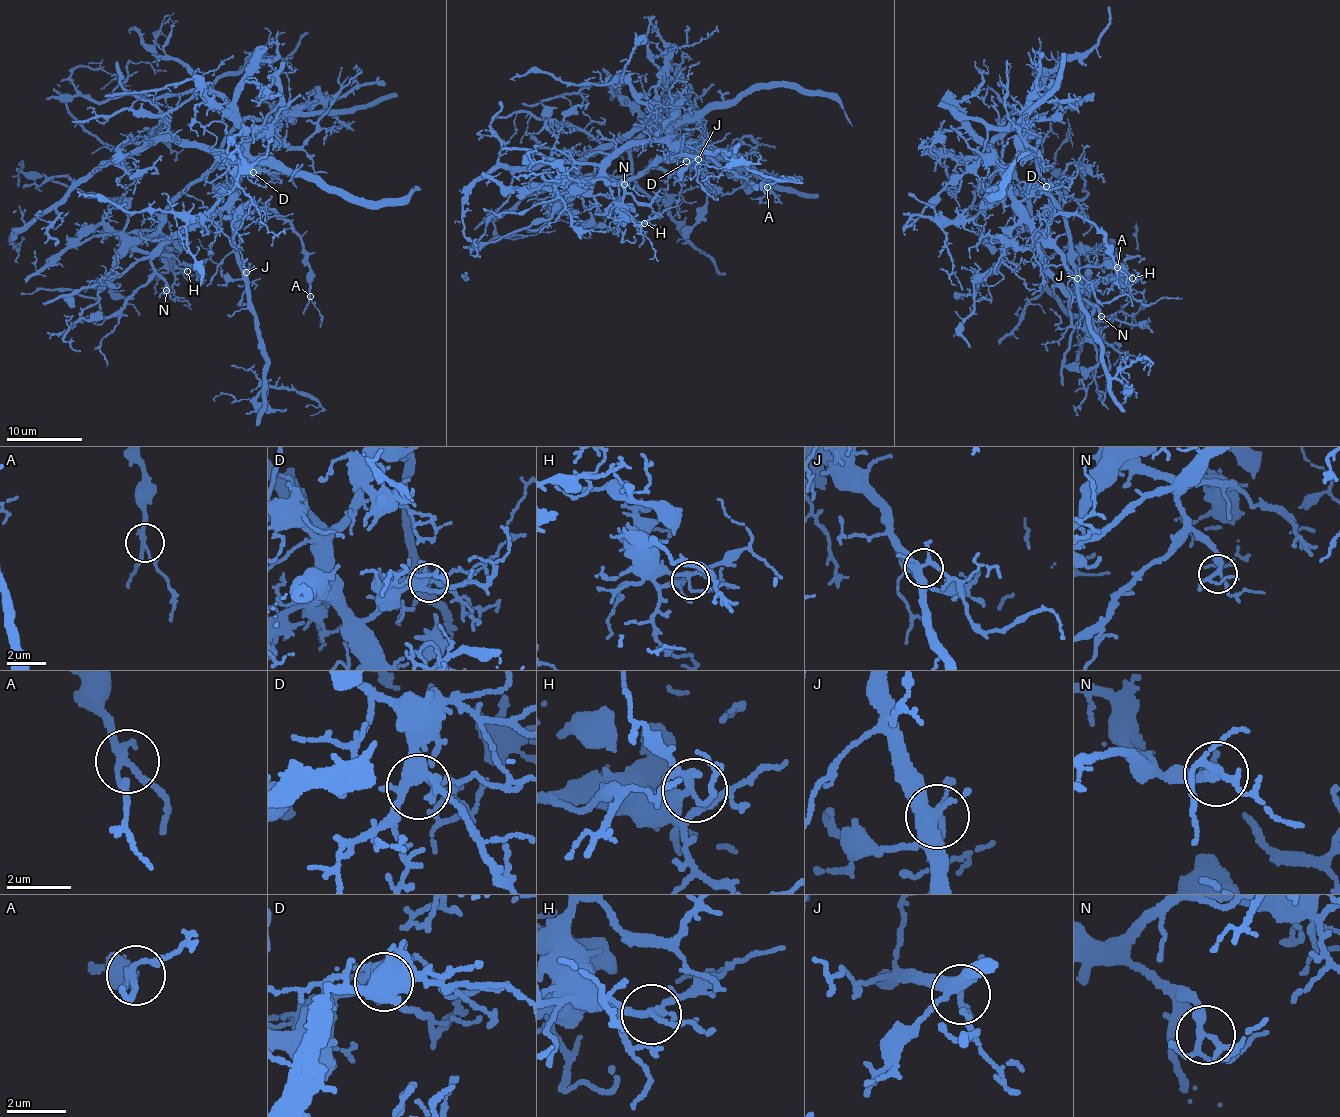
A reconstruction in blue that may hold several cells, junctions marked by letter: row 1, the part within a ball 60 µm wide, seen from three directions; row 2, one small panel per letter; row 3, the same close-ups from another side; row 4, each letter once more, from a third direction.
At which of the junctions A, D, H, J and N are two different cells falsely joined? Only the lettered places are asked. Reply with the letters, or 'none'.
none

